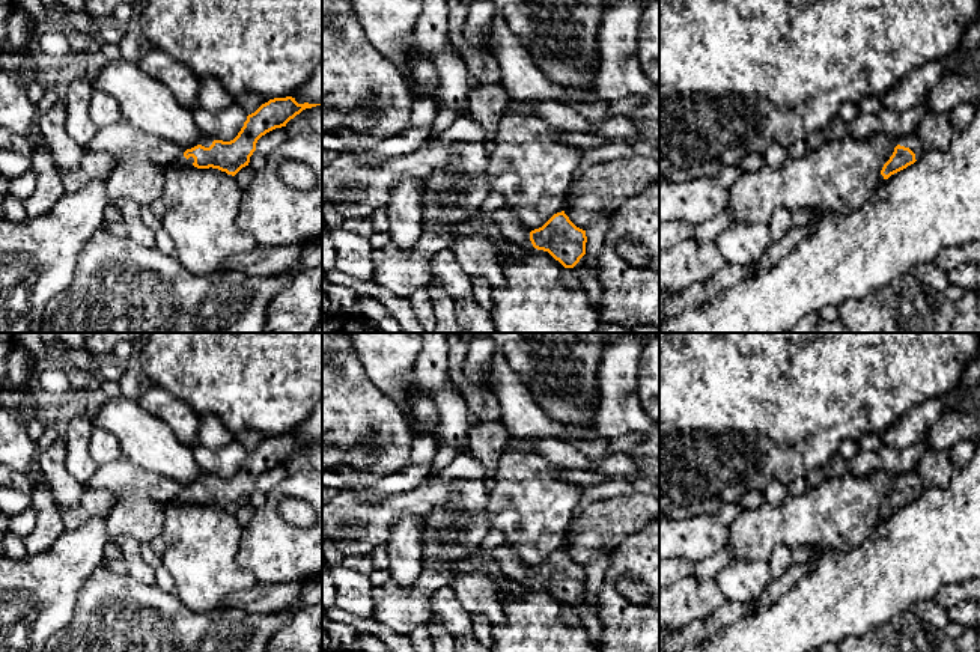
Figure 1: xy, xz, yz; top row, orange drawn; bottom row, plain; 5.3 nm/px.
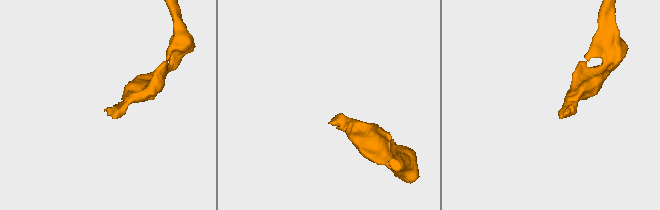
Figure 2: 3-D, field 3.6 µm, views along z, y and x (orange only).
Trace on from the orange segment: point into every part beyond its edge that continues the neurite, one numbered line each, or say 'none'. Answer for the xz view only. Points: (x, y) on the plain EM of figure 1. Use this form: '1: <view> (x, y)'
1: xz (511, 563)

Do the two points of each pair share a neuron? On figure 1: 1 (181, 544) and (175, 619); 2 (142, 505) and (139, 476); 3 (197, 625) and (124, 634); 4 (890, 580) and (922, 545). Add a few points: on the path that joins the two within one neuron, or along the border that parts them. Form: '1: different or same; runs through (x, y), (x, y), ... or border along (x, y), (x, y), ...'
1: different; border along (175, 592), (191, 610), (208, 613)
2: different; border along (115, 496), (146, 493), (164, 506)
3: same; runs through (179, 634), (142, 634)
4: same; runs through (896, 571), (913, 554)

